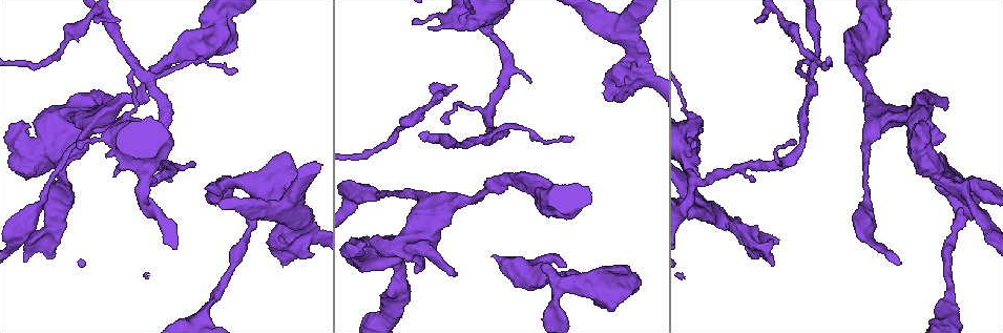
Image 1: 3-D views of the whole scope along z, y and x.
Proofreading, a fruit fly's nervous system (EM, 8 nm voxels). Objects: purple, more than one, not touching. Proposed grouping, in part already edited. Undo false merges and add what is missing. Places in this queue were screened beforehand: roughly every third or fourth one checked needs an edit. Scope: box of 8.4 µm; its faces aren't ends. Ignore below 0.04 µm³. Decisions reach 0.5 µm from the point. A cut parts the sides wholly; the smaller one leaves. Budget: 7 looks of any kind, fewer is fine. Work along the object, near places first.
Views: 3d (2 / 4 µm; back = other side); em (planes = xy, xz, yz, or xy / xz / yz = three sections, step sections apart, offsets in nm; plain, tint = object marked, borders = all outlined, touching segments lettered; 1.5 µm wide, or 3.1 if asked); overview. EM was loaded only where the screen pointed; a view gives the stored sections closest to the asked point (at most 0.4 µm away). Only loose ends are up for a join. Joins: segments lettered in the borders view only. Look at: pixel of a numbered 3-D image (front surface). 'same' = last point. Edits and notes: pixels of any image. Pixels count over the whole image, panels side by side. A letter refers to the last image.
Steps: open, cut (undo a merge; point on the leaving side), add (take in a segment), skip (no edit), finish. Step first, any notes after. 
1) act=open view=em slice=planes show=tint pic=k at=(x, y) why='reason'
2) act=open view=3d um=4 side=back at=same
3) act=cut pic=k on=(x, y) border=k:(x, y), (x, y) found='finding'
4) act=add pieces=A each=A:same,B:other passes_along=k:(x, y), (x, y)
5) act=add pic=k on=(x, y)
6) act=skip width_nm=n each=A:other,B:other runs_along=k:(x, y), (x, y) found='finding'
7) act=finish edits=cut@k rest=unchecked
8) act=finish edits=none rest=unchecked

act=open view=em slice=planes show=borders pic=1 at=(608, 311) why='stops while still wide'

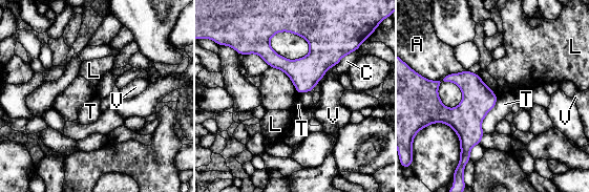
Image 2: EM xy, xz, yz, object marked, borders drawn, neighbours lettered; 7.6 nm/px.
act=skip each=A:other,C:other,L:other,T:other,V:other runs_along=2:(255, 45), (286, 65), (342, 52) found='none of them fits'

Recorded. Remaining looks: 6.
act=open view=3d um=2 pic=1 at=(936, 186) why='an open end'

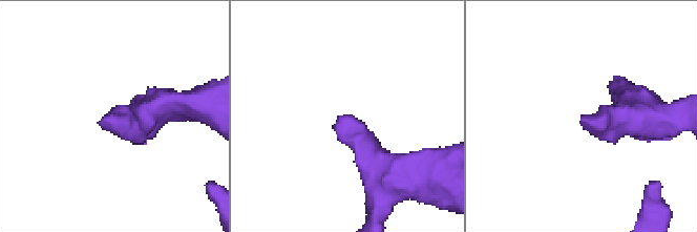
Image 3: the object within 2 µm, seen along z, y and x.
act=open view=em slice=planes show=tint pic=3 at=(343, 117) why='now the EM'

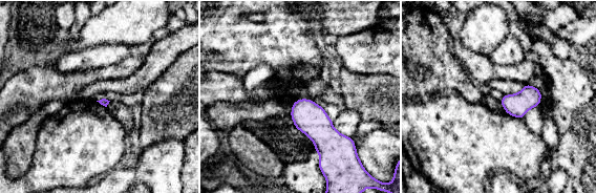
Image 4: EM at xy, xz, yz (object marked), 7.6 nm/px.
act=open view=em slice=planes show=borders at=same

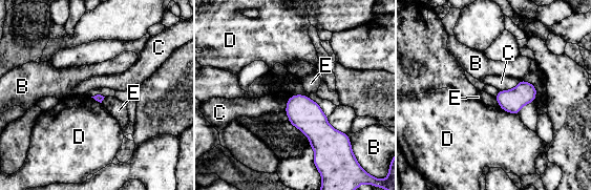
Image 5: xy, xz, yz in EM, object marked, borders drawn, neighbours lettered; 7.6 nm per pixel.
act=skip each=B:other,C:other,D:other,E:other found='none of them fits'

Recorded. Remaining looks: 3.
act=open view=em slice=xy step=4 show=tint pic=1 at=(270, 244) why='closes a loop'

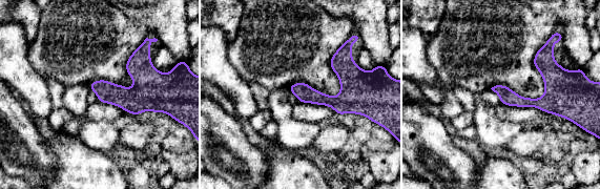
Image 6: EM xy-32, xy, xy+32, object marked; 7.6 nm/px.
act=open view=em slice=planes show=borders at=same

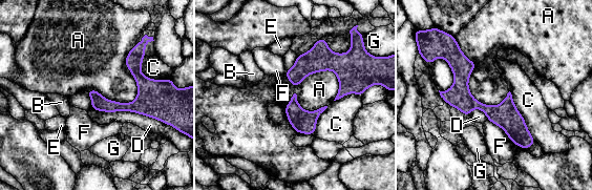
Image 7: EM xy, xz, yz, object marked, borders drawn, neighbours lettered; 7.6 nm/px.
act=skip width_nm=120 each=A:other,B:other,C:other,D:other,E:other,F:other,G:other border=7:(135, 42), (136, 97), (86, 91) found='all the same neuron'

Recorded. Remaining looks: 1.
act=finish edits=none rest=unchecked

